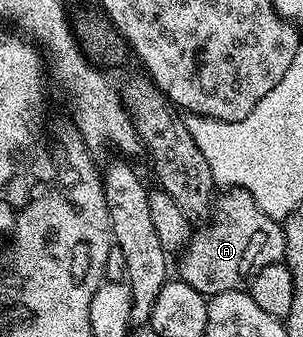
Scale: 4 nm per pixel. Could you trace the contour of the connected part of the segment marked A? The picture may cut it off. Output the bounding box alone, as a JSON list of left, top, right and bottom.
[175,189,285,297]

